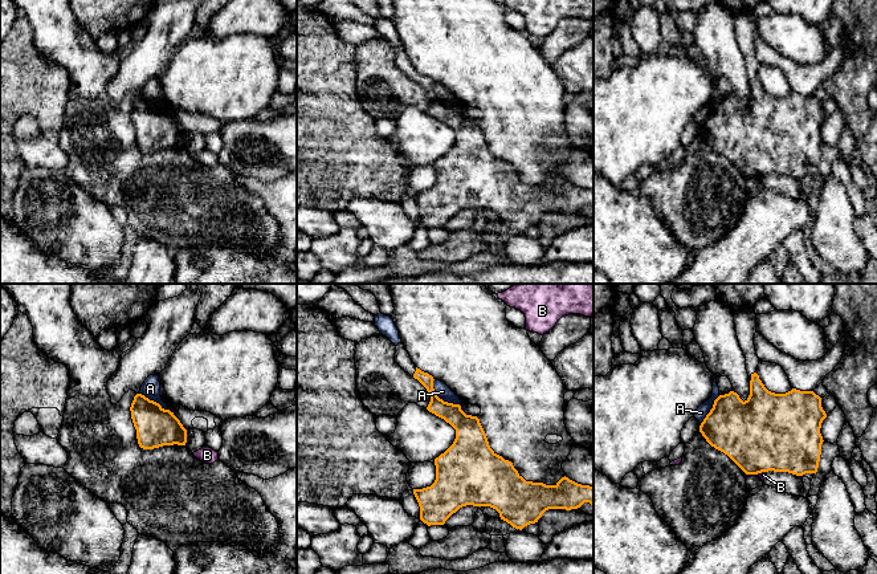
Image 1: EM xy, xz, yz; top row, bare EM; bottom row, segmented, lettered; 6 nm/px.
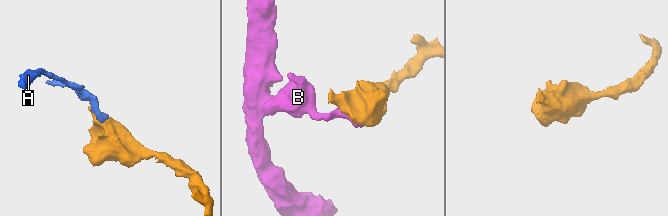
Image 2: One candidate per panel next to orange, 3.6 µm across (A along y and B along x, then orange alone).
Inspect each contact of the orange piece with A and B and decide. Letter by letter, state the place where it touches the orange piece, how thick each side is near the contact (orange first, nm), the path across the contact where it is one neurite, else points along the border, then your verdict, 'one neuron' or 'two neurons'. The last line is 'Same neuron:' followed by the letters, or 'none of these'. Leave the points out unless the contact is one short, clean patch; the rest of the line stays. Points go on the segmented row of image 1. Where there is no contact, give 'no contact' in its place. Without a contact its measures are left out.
A: meets orange in xz at (441, 399); 160 nm thick on the orange side, 90 nm on the other; border along xz (432, 381), (432, 387), (441, 399), (460, 406); two neurons
B: meets orange in yz at (761, 472); 460 nm thick on the orange side, 50 nm on the other; border along yz (766, 471), (757, 475); two neurons
Same neuron: none of these

